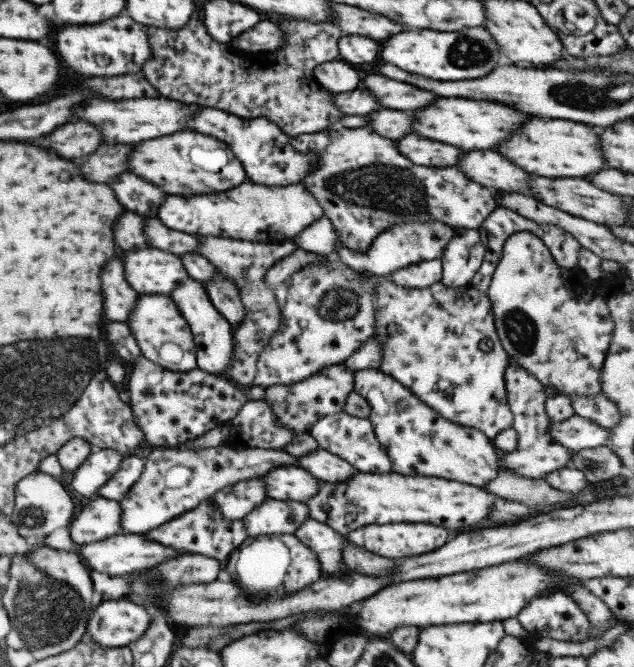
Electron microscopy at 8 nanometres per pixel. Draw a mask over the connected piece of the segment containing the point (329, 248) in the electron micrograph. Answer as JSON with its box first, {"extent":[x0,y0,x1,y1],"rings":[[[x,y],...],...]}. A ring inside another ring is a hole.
{"extent":[294,216,338,258],"rings":[[[326,216],[312,222],[294,241],[297,247],[305,252],[328,258],[334,256],[338,244],[334,225]]]}

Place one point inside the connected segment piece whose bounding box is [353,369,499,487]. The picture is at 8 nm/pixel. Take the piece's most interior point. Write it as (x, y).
(420, 442)

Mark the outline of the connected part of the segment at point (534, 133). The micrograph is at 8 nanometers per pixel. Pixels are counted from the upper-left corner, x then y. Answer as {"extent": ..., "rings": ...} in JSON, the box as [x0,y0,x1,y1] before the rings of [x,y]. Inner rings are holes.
{"extent":[498,118,606,178],"rings":[[[532,118],[526,122],[514,138],[508,142],[500,144],[498,148],[504,156],[512,158],[512,162],[526,172],[540,174],[546,178],[558,178],[558,176],[588,176],[590,172],[596,174],[606,168],[606,160],[602,156],[602,144],[600,144],[600,134],[586,124],[578,122],[566,122],[566,120],[538,120]]]}

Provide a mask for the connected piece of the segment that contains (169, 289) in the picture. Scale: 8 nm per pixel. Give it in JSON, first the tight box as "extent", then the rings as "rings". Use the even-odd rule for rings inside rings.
{"extent":[124,247,190,296],"rings":[[[151,247],[128,252],[124,258],[126,280],[140,294],[171,296],[180,284],[190,279],[180,256]]]}

